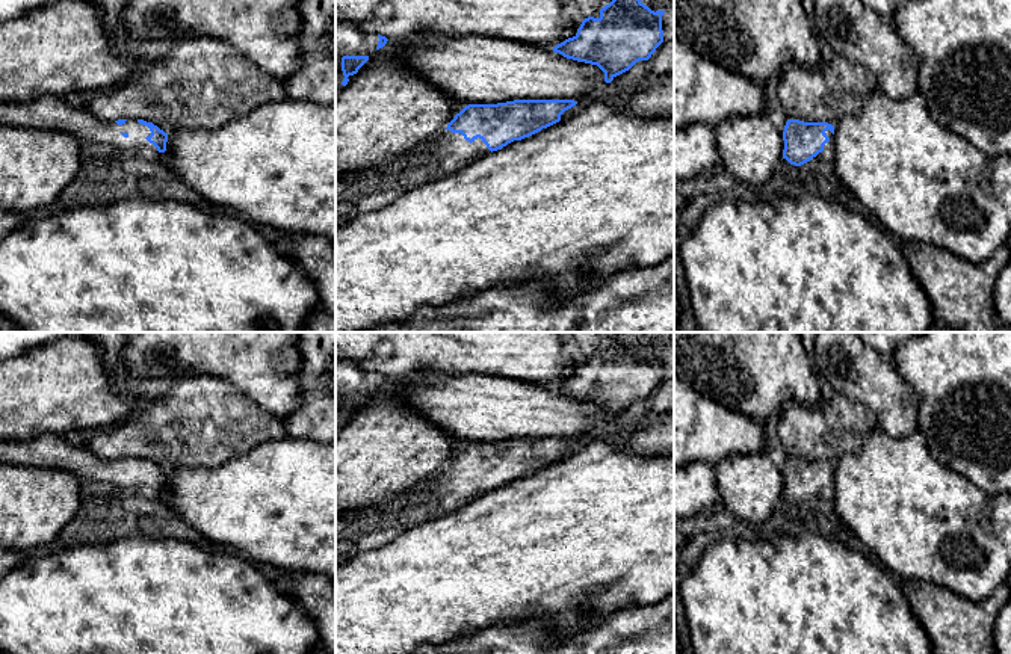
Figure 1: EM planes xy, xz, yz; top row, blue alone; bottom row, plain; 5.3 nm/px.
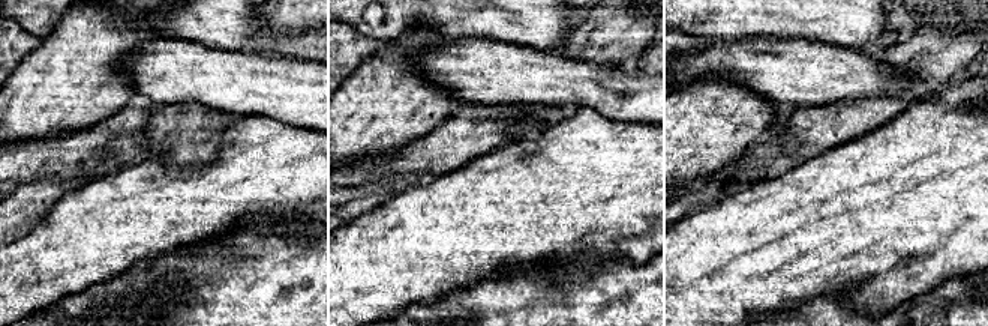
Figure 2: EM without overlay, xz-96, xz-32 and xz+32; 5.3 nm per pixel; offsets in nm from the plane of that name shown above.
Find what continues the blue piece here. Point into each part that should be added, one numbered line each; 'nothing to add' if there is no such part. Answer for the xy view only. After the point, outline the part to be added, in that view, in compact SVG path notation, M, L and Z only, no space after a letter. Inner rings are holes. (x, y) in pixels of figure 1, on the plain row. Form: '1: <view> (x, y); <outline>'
1: xy (47, 450); M41 433L30 440L0 440L0 464L27 468L74 470L80 480L110 482L118 488L157 486L145 476L151 473L138 458L127 458L122 464L100 458L85 444L73 444L65 435Z

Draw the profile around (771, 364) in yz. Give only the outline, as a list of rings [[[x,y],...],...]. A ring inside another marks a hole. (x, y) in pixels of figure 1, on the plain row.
[[[674,332],[674,373],[694,393],[759,423],[772,414],[780,414],[792,402],[812,406],[821,400],[816,369],[802,346],[799,332]]]

